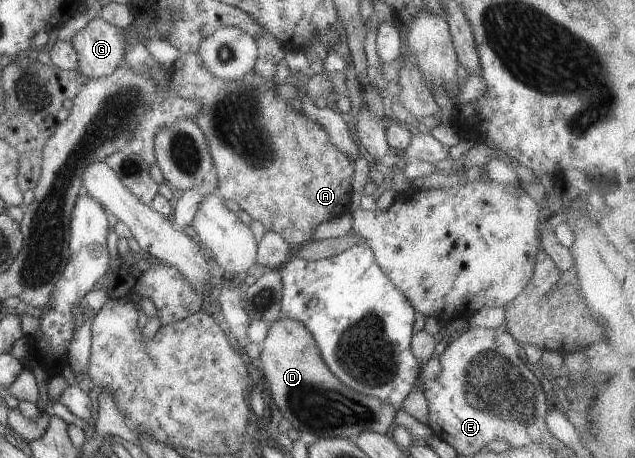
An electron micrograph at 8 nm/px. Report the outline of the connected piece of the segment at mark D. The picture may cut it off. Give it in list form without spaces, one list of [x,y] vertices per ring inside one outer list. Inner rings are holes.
[[[275,318],[259,349],[261,373],[267,381],[267,389],[295,433],[307,432],[315,438],[349,438],[362,431],[387,433],[397,411],[394,405],[354,392],[339,382],[321,359],[312,333],[300,321]]]

